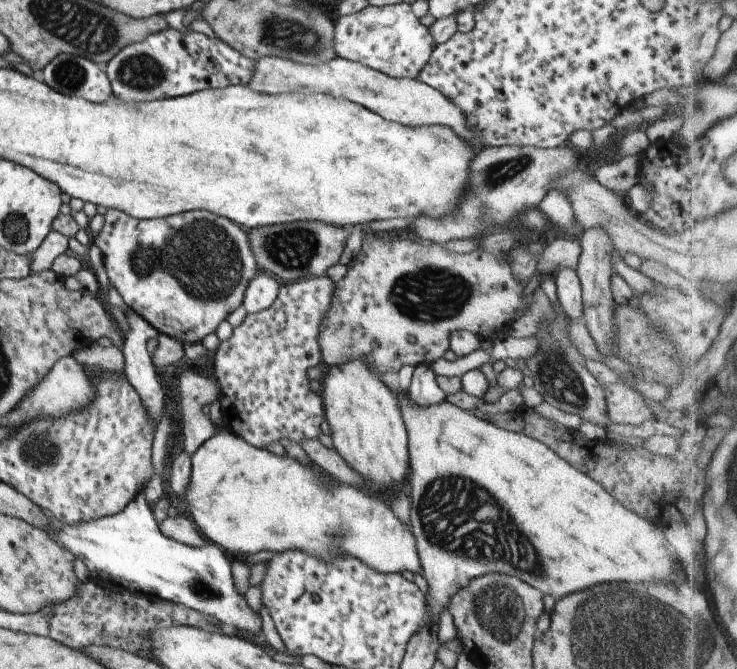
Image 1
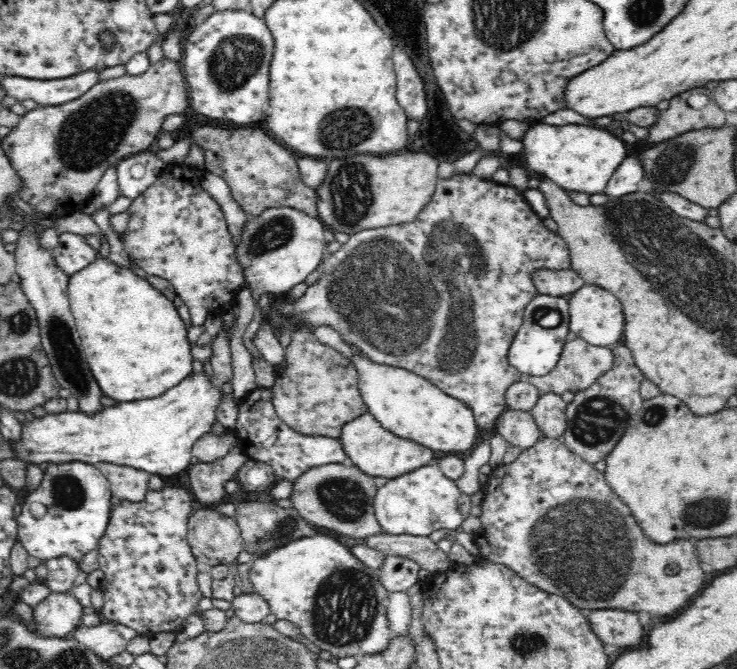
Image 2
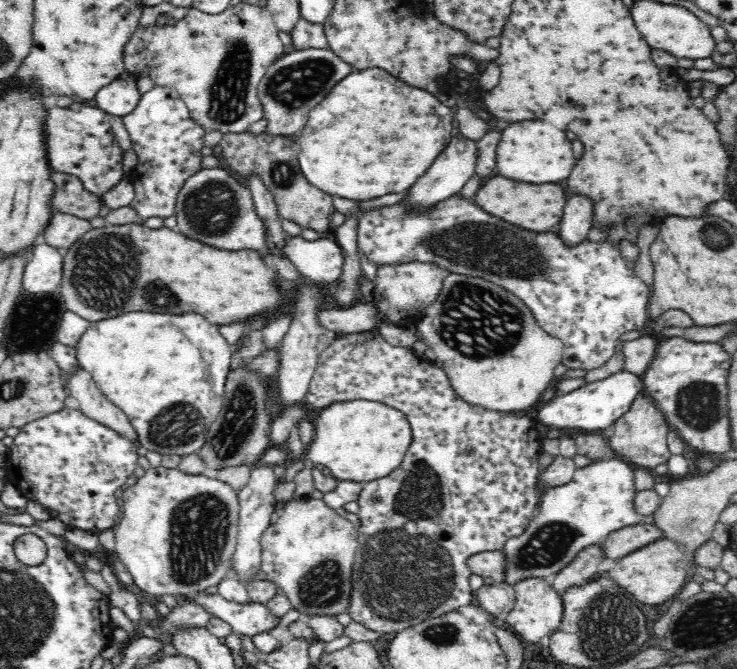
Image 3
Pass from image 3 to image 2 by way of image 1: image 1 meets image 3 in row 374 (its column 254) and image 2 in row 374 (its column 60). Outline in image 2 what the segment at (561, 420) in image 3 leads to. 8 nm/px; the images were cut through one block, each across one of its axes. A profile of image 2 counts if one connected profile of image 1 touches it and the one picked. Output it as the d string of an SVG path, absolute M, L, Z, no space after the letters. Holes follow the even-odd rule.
M536 294L526 306L522 326L511 345L508 355L510 364L524 377L548 375L560 361L569 332L568 298Z

